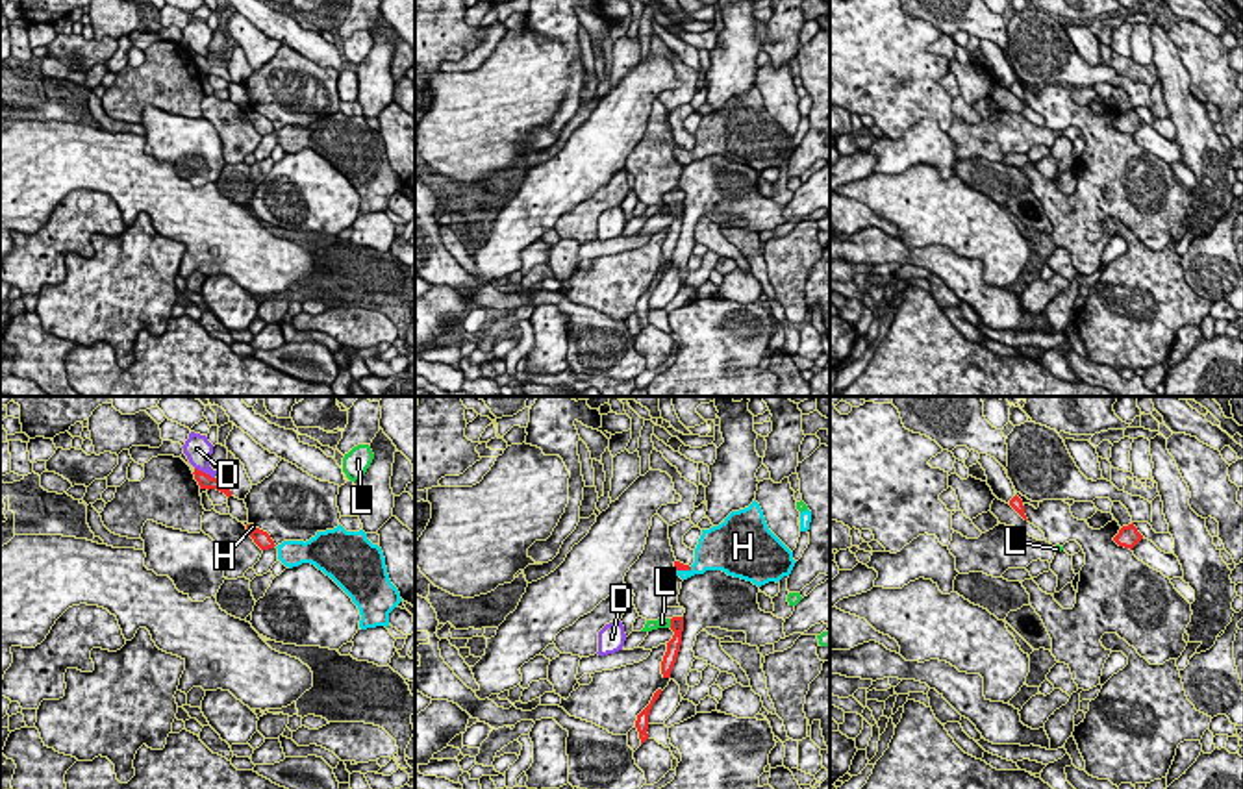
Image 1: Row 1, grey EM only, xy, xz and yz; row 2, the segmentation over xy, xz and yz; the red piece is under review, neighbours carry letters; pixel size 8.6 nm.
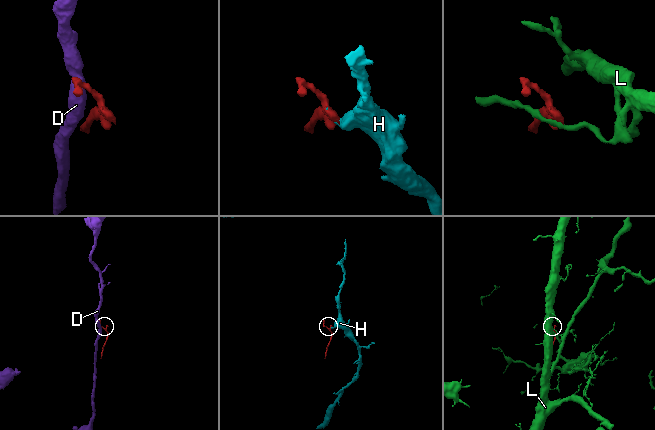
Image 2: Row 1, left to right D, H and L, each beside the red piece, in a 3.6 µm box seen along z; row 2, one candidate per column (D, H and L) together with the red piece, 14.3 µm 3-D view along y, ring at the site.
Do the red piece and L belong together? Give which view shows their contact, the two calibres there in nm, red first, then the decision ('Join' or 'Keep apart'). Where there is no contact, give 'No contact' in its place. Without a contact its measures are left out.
Touches red in xz. Thickness 130 nm (red) against 100 nm. Keep apart

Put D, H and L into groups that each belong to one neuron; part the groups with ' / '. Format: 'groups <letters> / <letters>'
groups D / H / L

